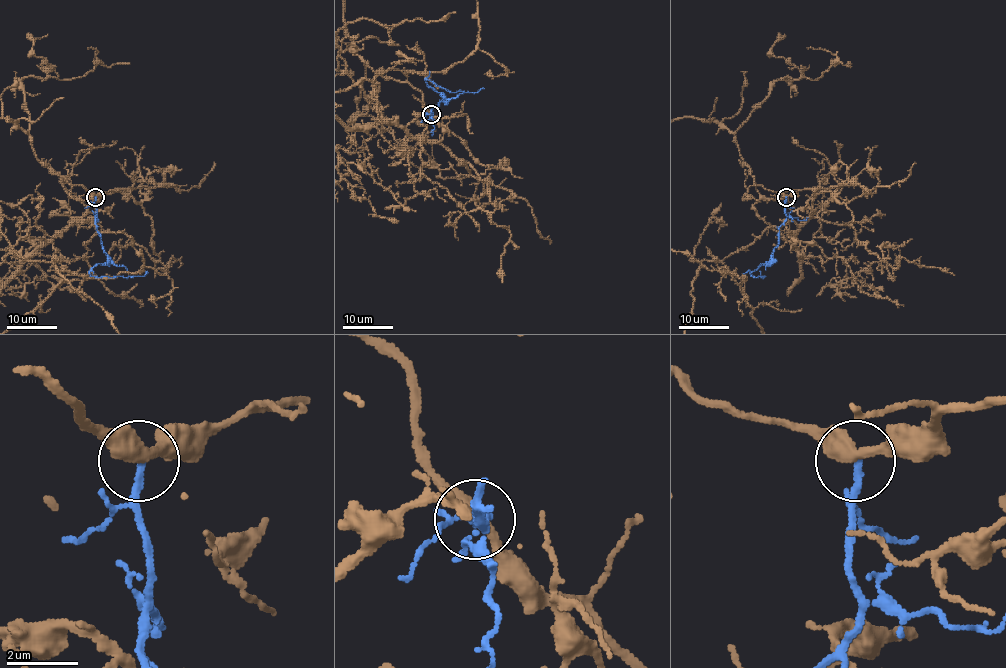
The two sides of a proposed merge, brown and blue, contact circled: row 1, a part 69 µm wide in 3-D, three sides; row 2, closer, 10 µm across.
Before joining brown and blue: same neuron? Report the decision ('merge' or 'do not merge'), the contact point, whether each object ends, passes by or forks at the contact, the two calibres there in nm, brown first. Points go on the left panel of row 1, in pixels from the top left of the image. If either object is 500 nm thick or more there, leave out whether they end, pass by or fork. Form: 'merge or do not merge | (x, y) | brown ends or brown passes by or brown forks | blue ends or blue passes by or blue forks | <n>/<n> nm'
do not merge | (95, 197) | brown passes by | blue ends | 380/200 nm

